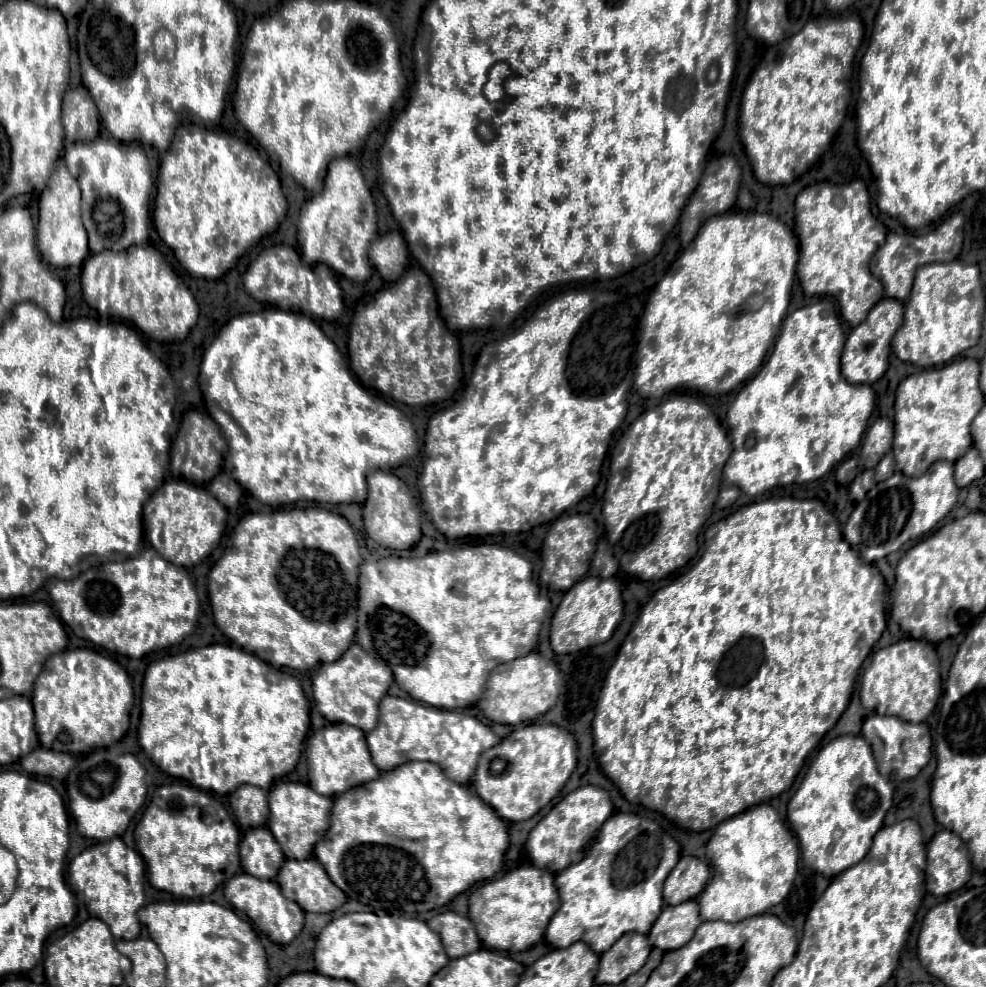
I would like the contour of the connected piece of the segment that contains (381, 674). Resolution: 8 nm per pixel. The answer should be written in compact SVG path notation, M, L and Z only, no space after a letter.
M351 644L349 650L333 664L321 664L313 678L313 698L319 712L329 722L345 722L369 732L377 724L377 708L393 682L391 668L369 656L359 644Z

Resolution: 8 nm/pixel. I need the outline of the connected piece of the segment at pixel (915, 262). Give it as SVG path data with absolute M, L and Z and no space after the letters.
M959 212L923 236L917 236L917 234L899 236L895 232L887 234L887 242L871 258L871 274L883 282L885 296L895 300L905 300L911 292L917 266L929 264L929 262L955 260L961 252L961 228L963 228L963 214Z

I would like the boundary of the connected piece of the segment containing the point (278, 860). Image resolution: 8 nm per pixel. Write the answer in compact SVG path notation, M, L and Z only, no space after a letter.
M265 826L245 832L239 844L239 854L243 870L261 880L275 880L273 876L277 876L277 868L285 860L281 846L277 840L273 844L273 834Z

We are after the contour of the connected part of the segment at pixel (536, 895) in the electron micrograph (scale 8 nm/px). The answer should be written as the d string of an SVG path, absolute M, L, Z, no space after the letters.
M523 864L499 880L489 880L469 896L469 918L473 920L481 942L493 950L521 952L543 938L543 932L557 912L559 896L553 882L555 874Z

